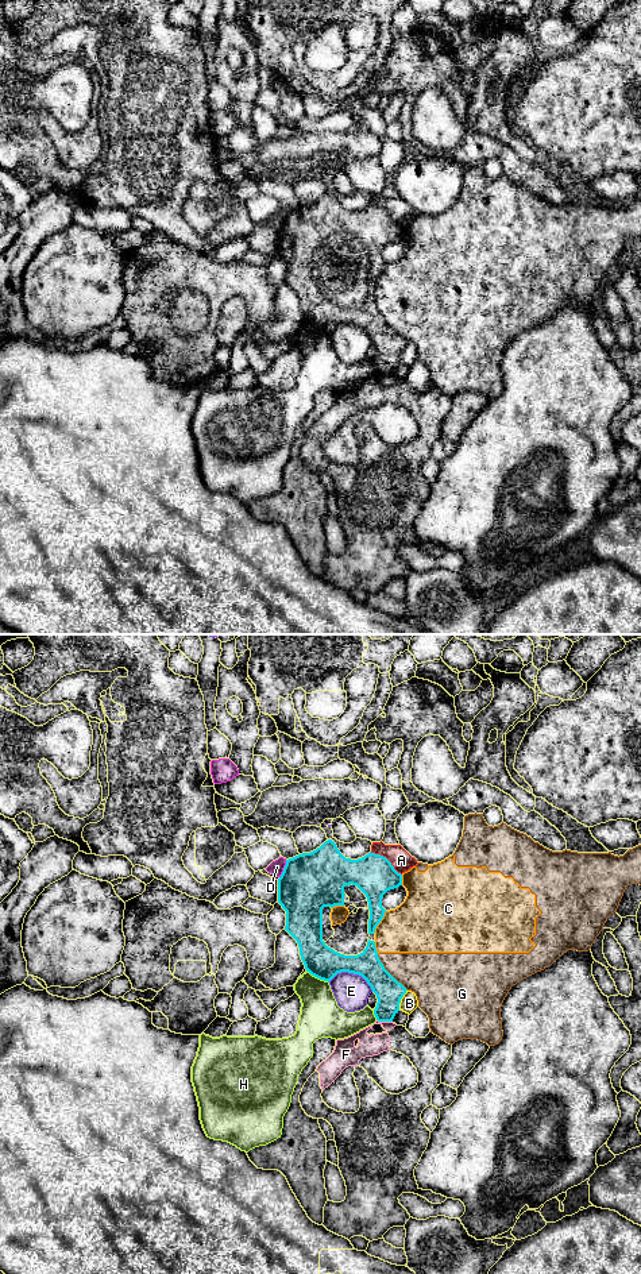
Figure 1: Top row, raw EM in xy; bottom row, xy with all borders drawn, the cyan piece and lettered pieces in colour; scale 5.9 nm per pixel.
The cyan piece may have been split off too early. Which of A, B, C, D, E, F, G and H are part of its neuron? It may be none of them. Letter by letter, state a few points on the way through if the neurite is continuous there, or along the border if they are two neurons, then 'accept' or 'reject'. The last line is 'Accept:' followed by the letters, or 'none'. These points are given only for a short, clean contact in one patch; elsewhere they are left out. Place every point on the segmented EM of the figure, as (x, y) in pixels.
A: reject
B: reject
C: reject
D: border xy (286, 860), (280, 877); reject
E: reject
F: reject
G: reject
H: reject
Accept: none

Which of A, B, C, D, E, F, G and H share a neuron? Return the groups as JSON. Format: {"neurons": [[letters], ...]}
{"neurons": [["A"], ["B"], ["C", "G"], ["D"], ["E"], ["F"], ["H"]]}

